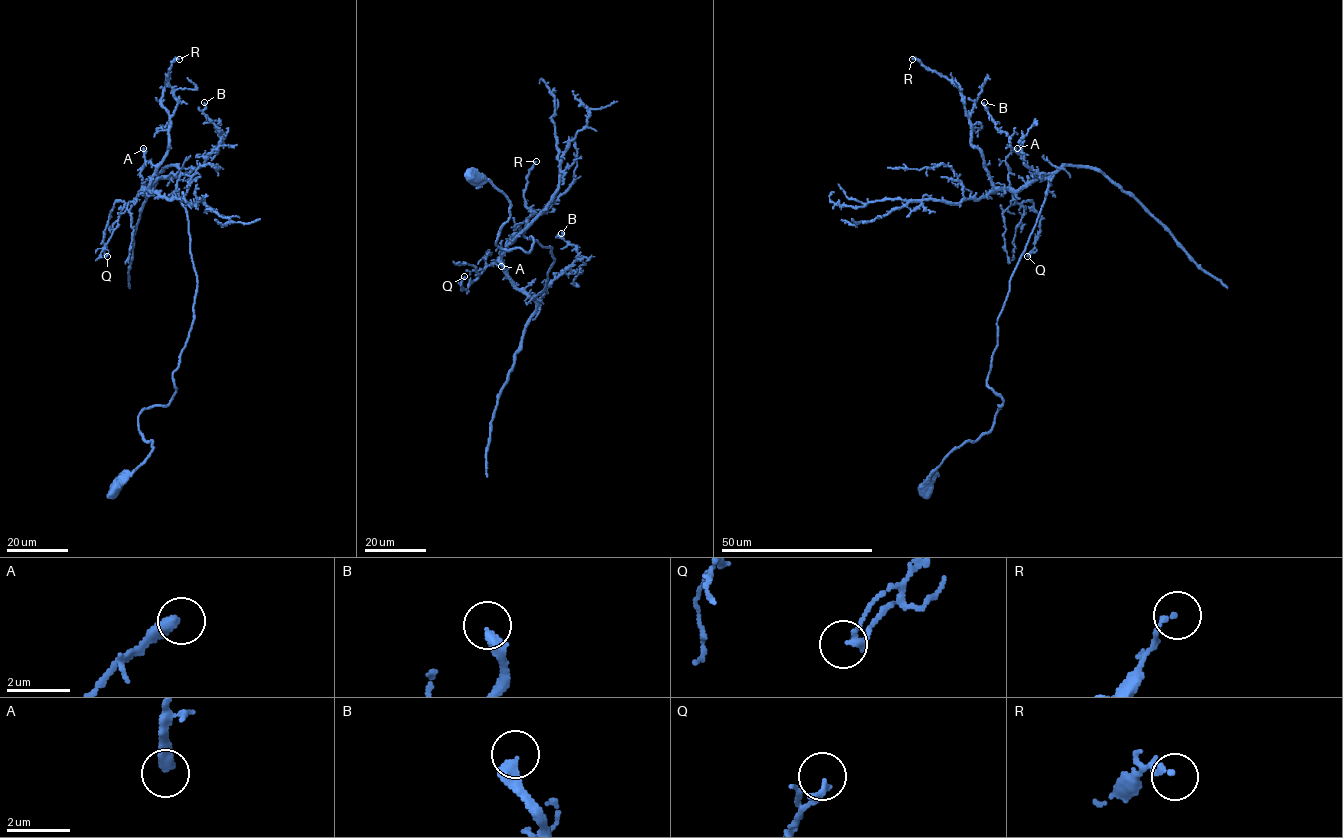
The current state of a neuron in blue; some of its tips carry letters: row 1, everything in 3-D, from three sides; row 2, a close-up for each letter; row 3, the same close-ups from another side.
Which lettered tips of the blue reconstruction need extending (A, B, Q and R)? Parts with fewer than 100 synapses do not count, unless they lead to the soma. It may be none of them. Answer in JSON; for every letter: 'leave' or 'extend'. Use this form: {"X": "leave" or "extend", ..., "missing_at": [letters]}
{"A": "leave", "B": "leave", "Q": "leave", "R": "leave", "missing_at": []}

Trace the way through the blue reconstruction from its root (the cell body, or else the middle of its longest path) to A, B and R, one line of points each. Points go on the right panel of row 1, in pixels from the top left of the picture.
A: (927, 485), (1003, 402), (987, 384), (997, 320), (1048, 185), (1010, 186), (1017, 148)
B: (927, 485), (951, 452), (990, 430), (1003, 402), (987, 384), (997, 320), (1048, 185), (984, 102)
R: (927, 485), (1003, 402), (987, 384), (997, 320), (1048, 177), (996, 187), (960, 88), (912, 59)

